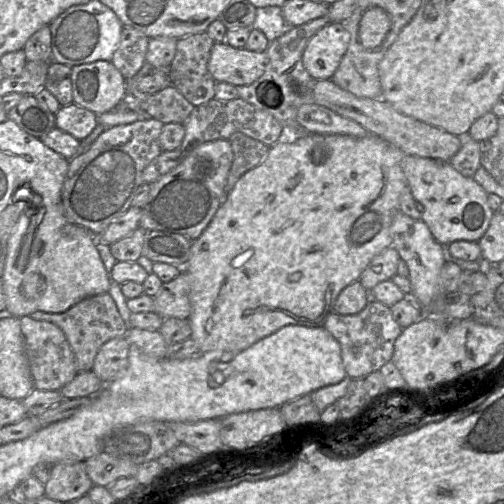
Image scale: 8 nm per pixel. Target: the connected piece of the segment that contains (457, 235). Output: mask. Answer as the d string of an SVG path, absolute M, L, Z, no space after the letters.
M404 155L401 167L412 196L421 205L421 220L438 243L446 247L454 241L478 242L482 238L494 212L488 203L488 193L474 178L463 176L449 162L414 155Z

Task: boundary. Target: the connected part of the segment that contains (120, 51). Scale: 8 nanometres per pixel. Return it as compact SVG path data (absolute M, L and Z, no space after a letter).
M123 27L120 42L113 54L112 64L125 79L136 76L146 64L150 38L132 27Z

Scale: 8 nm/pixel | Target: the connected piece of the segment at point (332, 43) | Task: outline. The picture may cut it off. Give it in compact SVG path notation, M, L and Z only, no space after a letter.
M340 22L321 28L308 42L303 65L315 80L331 80L350 42L350 33Z

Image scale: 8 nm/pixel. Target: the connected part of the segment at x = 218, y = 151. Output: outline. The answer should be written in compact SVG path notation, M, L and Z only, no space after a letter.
M229 140L208 141L195 147L179 165L150 183L149 202L142 208L139 227L148 232L172 232L196 240L226 198L225 186L232 163Z

